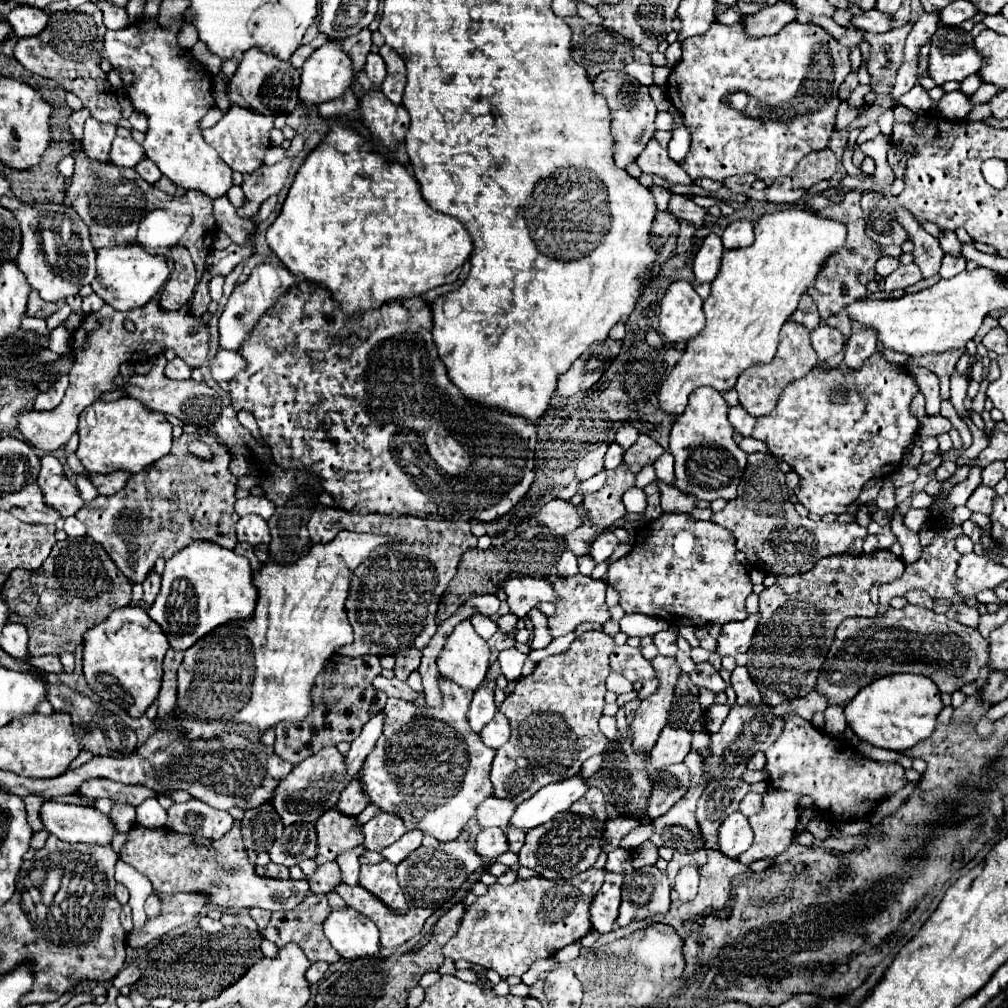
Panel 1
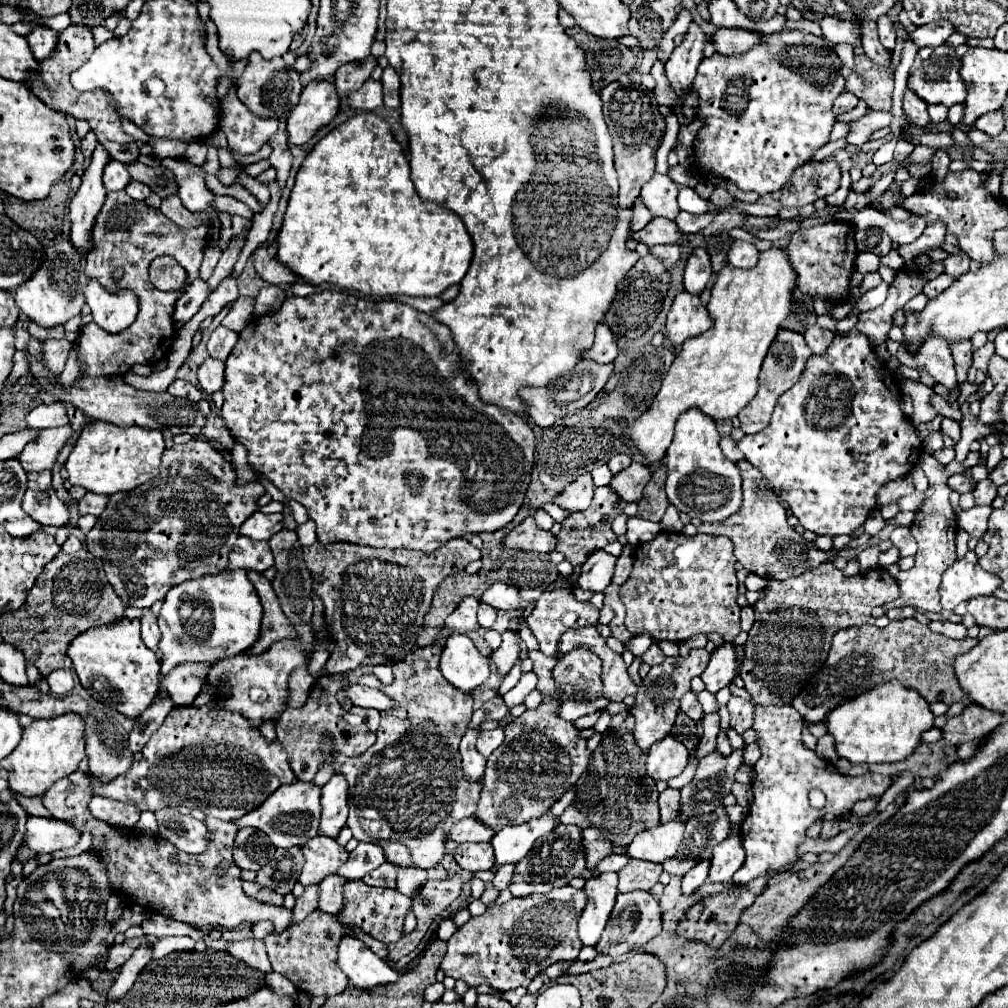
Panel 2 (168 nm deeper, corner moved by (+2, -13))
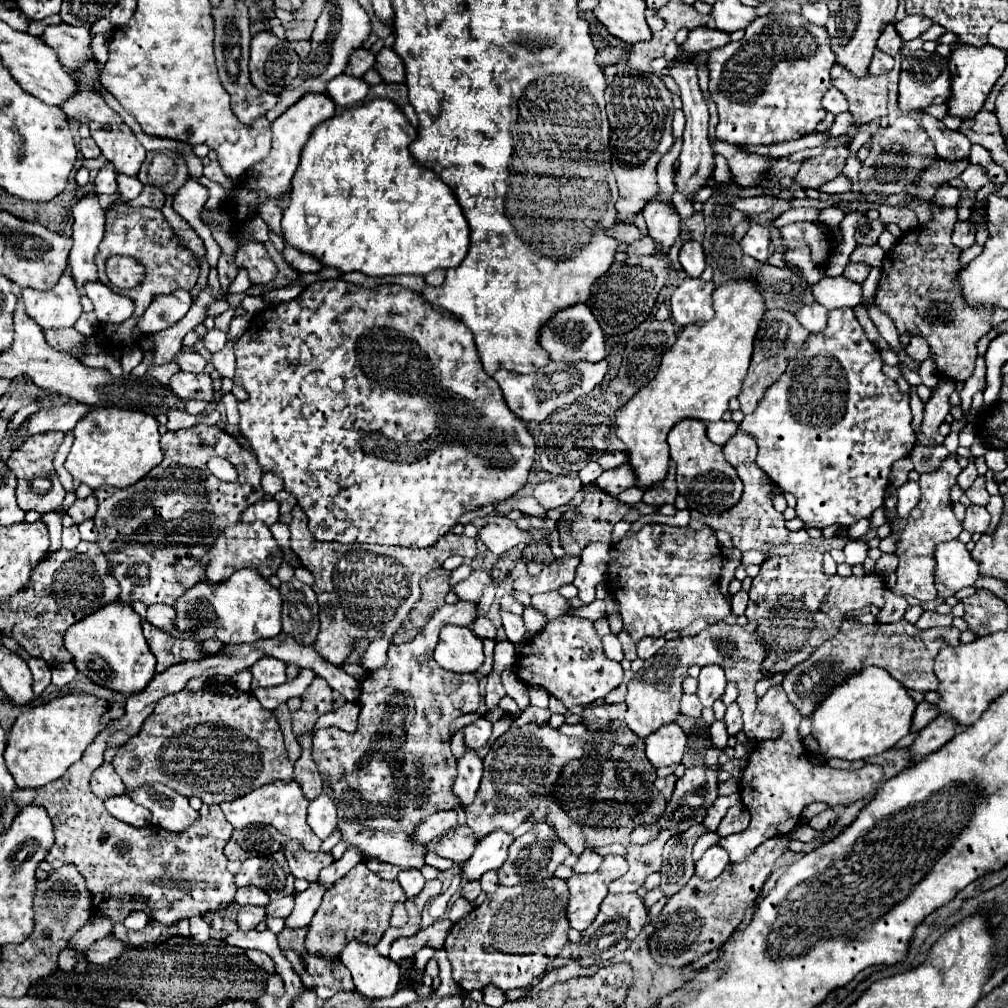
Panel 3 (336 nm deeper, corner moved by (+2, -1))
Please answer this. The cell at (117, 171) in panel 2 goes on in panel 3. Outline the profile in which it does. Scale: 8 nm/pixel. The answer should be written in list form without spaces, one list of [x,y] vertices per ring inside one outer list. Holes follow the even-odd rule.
[[[106,161],[102,167],[100,167],[100,171],[98,171],[98,175],[96,175],[96,179],[94,179],[94,189],[96,189],[96,193],[104,193],[104,195],[114,195],[116,191],[118,191],[118,185],[116,185],[116,169],[114,169],[114,165],[110,163],[110,161]]]

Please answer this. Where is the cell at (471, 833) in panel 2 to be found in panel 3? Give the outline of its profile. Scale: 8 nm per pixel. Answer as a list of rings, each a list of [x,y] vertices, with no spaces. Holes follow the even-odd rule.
[[[442,811],[442,813],[436,813],[436,815],[424,819],[420,823],[420,827],[416,829],[414,837],[420,843],[432,843],[434,839],[438,839],[440,835],[444,835],[446,831],[450,831],[454,827],[458,827],[458,813],[456,811]]]

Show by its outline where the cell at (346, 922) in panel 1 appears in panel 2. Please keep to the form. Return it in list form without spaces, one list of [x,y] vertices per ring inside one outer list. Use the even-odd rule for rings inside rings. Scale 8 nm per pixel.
[[[342,937],[338,945],[338,965],[348,975],[350,985],[358,989],[398,981],[398,973],[356,937]]]

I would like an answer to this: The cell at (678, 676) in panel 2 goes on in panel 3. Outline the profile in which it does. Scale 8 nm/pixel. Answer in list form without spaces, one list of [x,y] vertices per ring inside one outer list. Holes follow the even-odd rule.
[[[708,625],[694,637],[678,637],[674,641],[666,641],[666,645],[656,653],[656,657],[644,661],[644,667],[628,683],[626,725],[640,739],[646,739],[650,733],[660,729],[660,725],[668,725],[676,721],[680,713],[682,681],[686,677],[688,667],[718,663],[724,667],[726,679],[738,683],[738,689],[740,689],[738,705],[742,709],[746,737],[750,741],[764,741],[764,737],[778,737],[780,725],[776,725],[776,721],[768,721],[768,717],[756,717],[756,711],[754,711],[754,703],[756,703],[754,685],[756,681],[764,679],[764,675],[760,673],[760,663],[764,657],[766,653],[756,633],[748,633],[744,627],[738,627],[738,625],[722,625],[722,627]]]

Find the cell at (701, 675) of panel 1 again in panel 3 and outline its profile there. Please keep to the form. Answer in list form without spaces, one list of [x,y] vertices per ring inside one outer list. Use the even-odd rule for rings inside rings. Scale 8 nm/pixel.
[[[682,695],[682,701],[680,701],[680,711],[684,713],[684,715],[690,715],[690,717],[694,717],[694,719],[698,719],[700,717],[700,711],[702,711],[702,703],[700,703],[700,699],[696,697],[696,695]]]

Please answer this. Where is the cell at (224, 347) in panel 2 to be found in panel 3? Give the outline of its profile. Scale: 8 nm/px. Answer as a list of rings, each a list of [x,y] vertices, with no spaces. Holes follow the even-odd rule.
[[[212,329],[208,331],[208,335],[204,337],[204,345],[210,353],[218,353],[224,345],[226,345],[226,333],[220,329]]]

